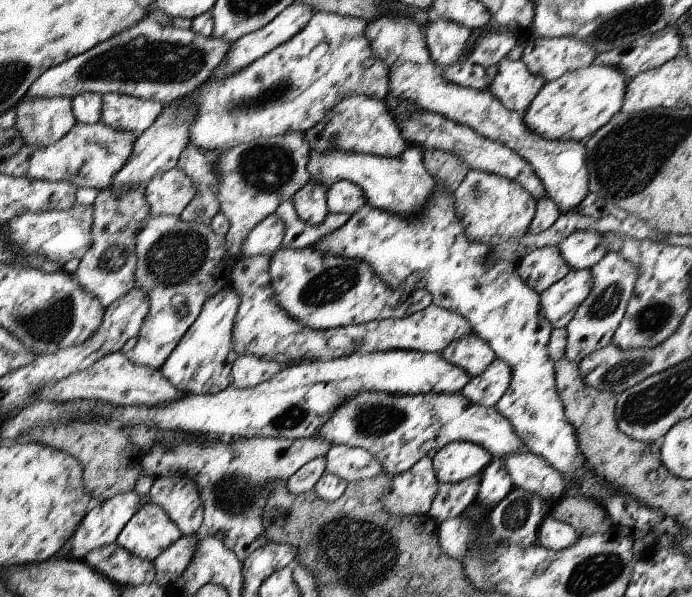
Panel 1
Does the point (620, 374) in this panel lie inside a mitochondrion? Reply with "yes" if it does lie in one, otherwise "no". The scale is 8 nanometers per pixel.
yes

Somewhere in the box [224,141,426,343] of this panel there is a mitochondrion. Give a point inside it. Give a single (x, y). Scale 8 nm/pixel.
(334, 282)

